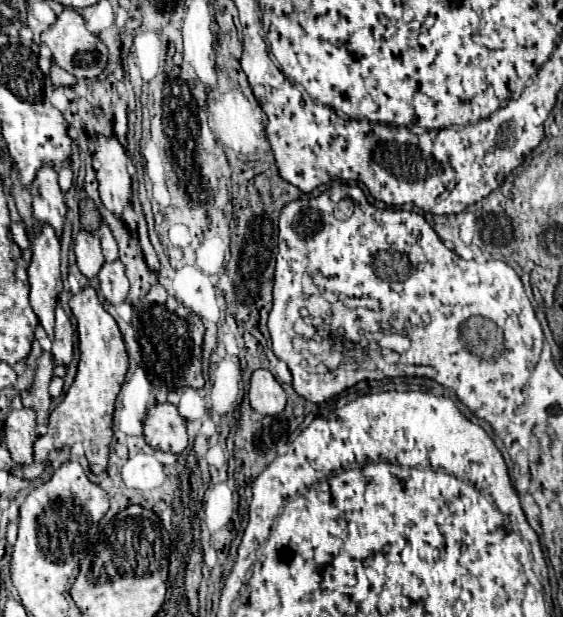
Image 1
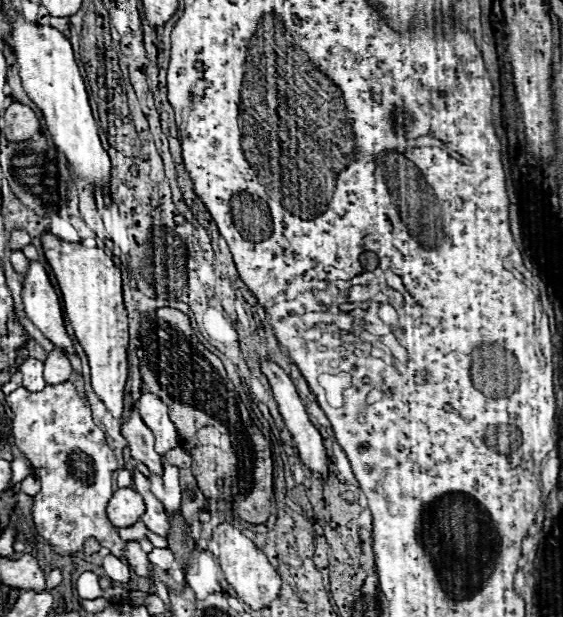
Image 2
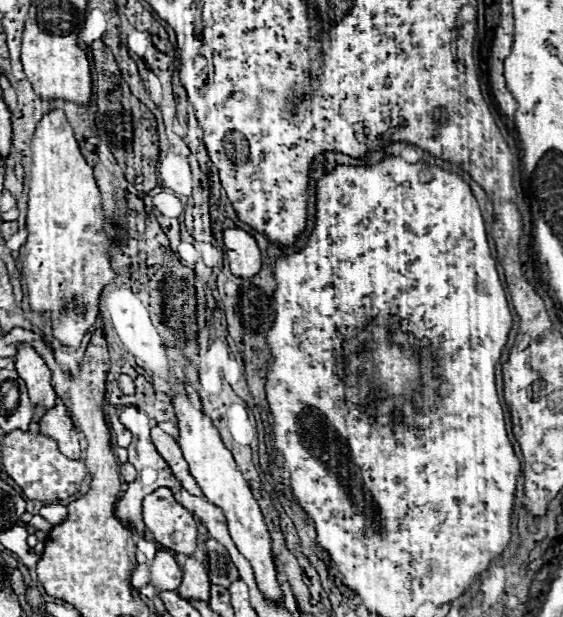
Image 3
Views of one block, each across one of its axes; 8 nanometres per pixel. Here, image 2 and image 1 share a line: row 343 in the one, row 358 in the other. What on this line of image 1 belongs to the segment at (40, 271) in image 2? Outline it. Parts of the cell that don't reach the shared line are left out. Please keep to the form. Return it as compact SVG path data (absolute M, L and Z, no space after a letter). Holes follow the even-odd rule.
M58 306L56 308L56 324L54 324L54 338L52 338L52 358L56 366L68 366L72 360L72 324L66 312Z

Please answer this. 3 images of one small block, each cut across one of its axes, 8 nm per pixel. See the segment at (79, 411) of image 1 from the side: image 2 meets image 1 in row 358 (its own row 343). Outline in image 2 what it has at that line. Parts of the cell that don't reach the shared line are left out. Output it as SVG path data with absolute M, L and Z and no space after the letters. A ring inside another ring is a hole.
M42 234L44 256L62 292L64 312L82 344L88 362L92 388L114 418L122 416L122 398L128 376L128 316L124 310L120 270L100 248L66 244L52 234Z

